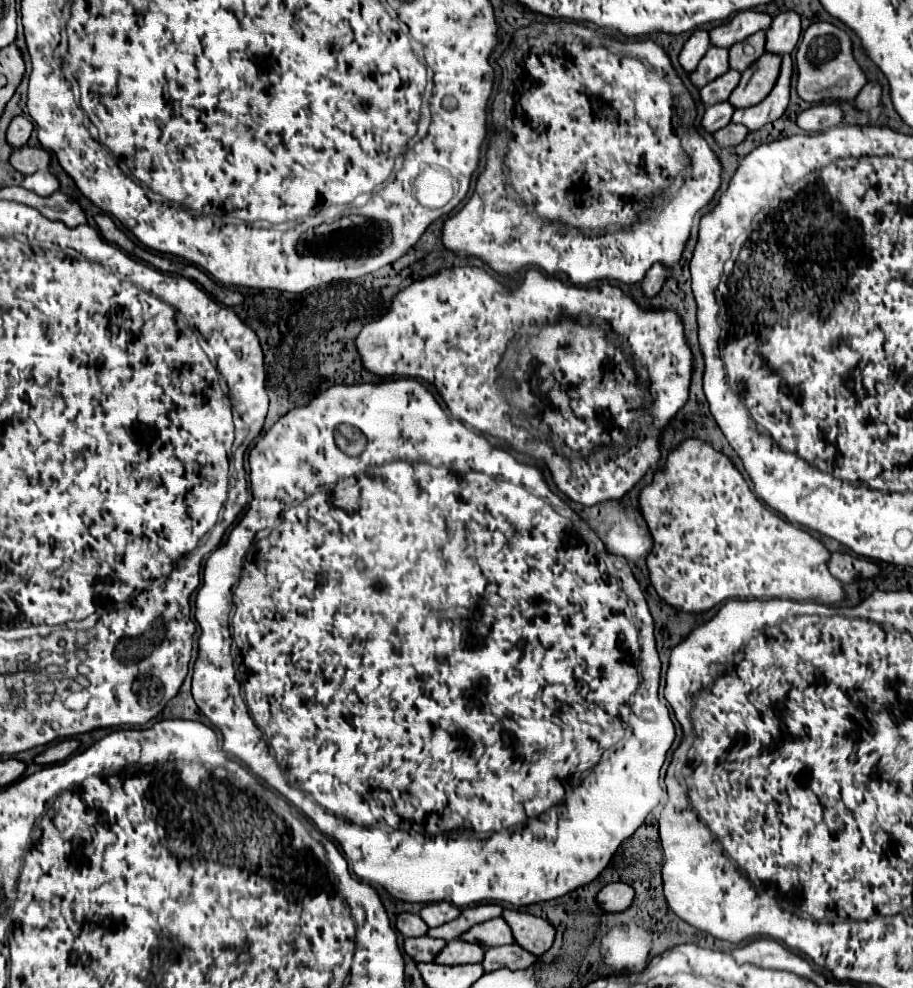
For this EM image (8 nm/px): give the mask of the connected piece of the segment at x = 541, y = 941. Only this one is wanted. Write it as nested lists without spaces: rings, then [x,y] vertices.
[[[506,909],[502,915],[506,917],[508,925],[512,925],[512,933],[520,947],[524,947],[536,955],[542,955],[552,947],[556,929],[550,921],[534,917],[530,913],[510,911],[510,909]]]

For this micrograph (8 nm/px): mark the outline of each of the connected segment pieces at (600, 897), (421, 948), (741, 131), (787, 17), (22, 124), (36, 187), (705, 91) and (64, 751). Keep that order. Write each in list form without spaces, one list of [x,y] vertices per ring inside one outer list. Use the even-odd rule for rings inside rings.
[[[610,883],[596,895],[596,901],[604,911],[626,911],[634,901],[634,889],[626,883]]]
[[[428,935],[424,937],[414,937],[414,939],[406,939],[404,941],[404,951],[416,961],[434,961],[436,955],[446,947],[444,939],[432,939]]]
[[[730,123],[730,125],[726,125],[724,129],[720,129],[720,131],[714,133],[714,137],[718,139],[718,143],[720,143],[722,147],[738,145],[738,143],[744,141],[746,135],[748,135],[748,129],[746,129],[744,125],[736,125],[736,123]]]
[[[782,11],[774,17],[768,33],[766,33],[766,51],[784,55],[792,53],[802,33],[800,15],[796,11]]]
[[[18,115],[18,117],[14,117],[12,123],[10,123],[10,127],[8,127],[8,131],[6,131],[6,139],[8,139],[8,143],[10,143],[12,147],[16,147],[16,149],[18,149],[18,147],[24,147],[24,145],[28,143],[28,137],[30,137],[32,129],[34,129],[34,125],[32,125],[26,117]]]
[[[38,171],[34,175],[28,175],[24,181],[22,181],[22,187],[38,193],[38,195],[52,195],[60,189],[60,181],[48,173],[48,171]]]
[[[730,69],[724,75],[720,75],[718,79],[708,83],[706,87],[702,87],[702,91],[700,91],[702,103],[704,105],[714,105],[714,103],[726,101],[730,97],[730,93],[736,89],[738,81],[740,81],[740,73],[734,71],[734,69]]]
[[[66,739],[66,741],[62,741],[62,743],[56,743],[56,745],[48,747],[44,753],[40,753],[40,755],[36,757],[36,763],[40,763],[40,765],[52,765],[52,763],[66,761],[78,747],[80,747],[80,741],[76,741],[76,739]]]

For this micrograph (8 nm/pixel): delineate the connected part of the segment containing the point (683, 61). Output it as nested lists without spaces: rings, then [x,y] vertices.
[[[696,29],[692,33],[692,37],[686,41],[684,49],[680,51],[680,65],[686,69],[686,71],[694,71],[698,61],[704,57],[704,53],[708,51],[710,47],[710,35],[708,31],[704,29]]]

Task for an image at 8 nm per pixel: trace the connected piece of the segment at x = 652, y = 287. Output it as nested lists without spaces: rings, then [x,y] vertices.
[[[654,263],[650,267],[650,271],[646,273],[644,281],[642,281],[642,293],[644,293],[644,297],[648,297],[648,299],[656,297],[660,293],[660,289],[662,289],[666,277],[668,277],[668,271],[660,263]]]

